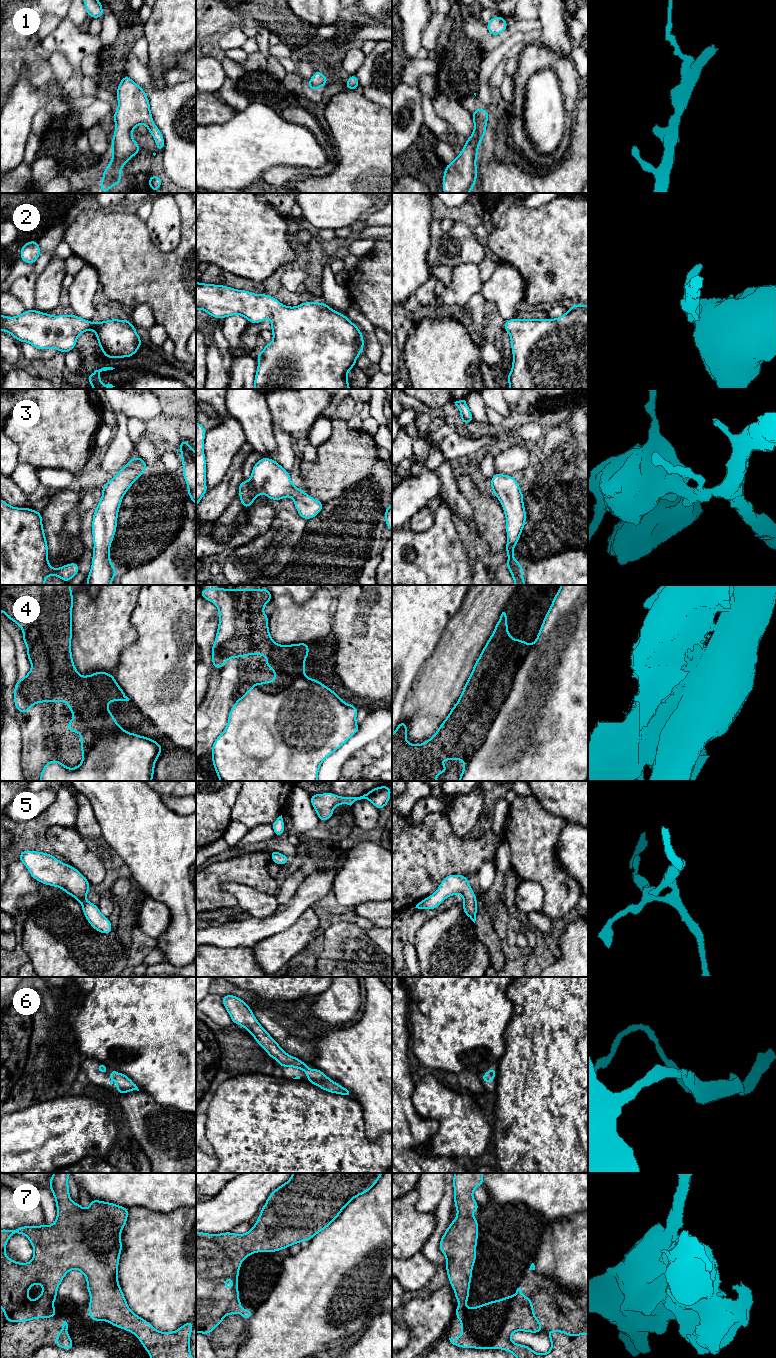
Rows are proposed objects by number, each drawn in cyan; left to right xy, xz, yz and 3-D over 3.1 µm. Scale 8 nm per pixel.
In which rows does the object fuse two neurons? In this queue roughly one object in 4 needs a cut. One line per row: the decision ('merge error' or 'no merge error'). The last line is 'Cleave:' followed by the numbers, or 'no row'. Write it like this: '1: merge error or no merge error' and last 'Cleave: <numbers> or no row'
1: no merge error
2: no merge error
3: no merge error
4: merge error
5: no merge error
6: no merge error
7: no merge error
Cleave: 4

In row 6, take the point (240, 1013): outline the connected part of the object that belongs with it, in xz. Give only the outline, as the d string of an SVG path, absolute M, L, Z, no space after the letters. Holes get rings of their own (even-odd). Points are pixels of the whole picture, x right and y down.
M227 994L222 997L222 1003L229 1013L232 1023L245 1028L260 1047L268 1053L269 1057L279 1062L281 1068L290 1066L299 1070L305 1070L305 1075L311 1084L330 1093L349 1095L349 1091L345 1087L328 1078L320 1069L315 1068L311 1070L307 1063L286 1053L261 1026L249 1005L242 999L235 995Z

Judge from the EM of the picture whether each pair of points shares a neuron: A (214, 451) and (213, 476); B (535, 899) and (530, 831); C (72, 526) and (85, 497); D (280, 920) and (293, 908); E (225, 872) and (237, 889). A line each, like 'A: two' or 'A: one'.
A: one
B: two
C: one
D: one
E: two

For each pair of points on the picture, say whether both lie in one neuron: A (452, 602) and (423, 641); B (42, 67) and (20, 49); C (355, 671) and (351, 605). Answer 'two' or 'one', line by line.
A: one
B: one
C: one

